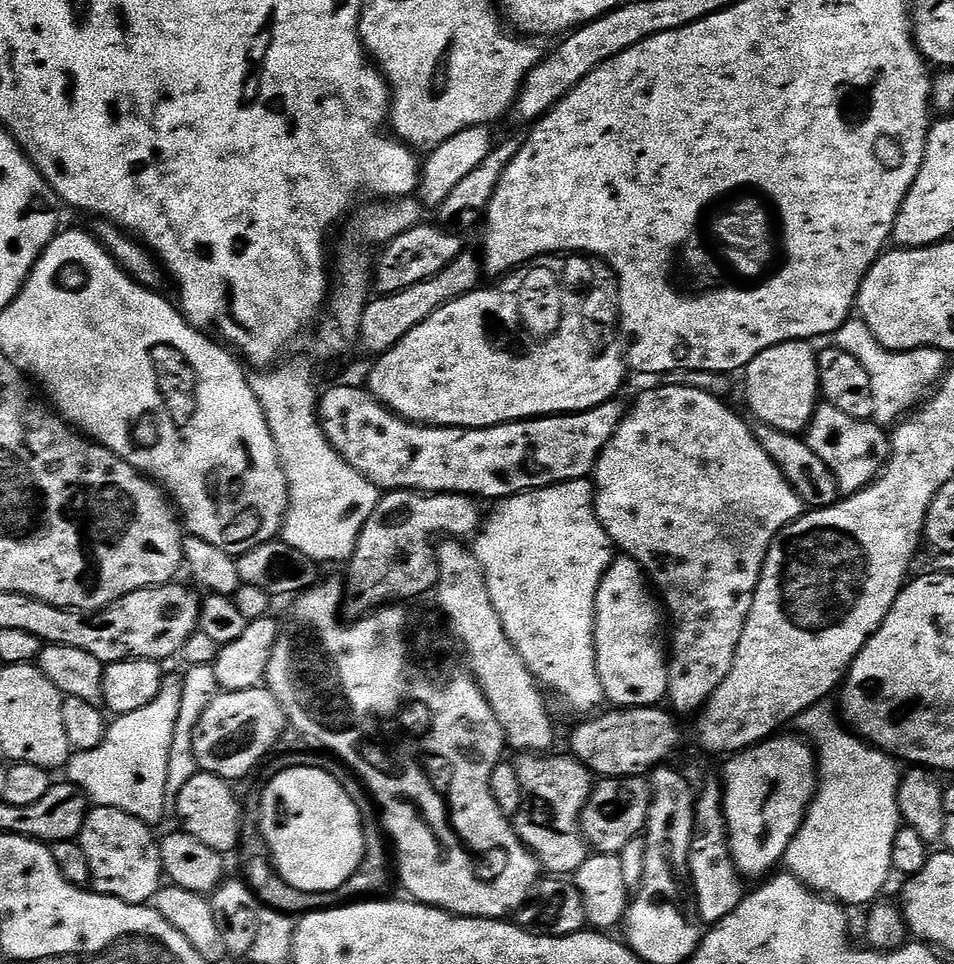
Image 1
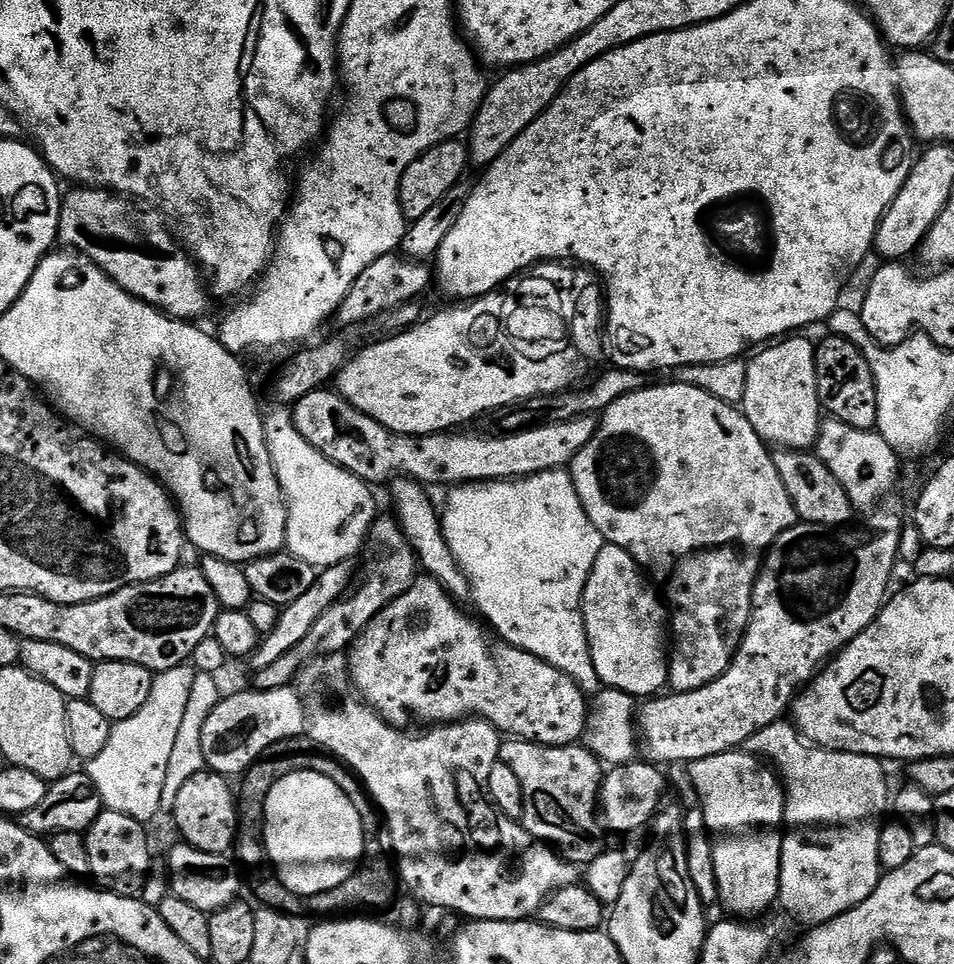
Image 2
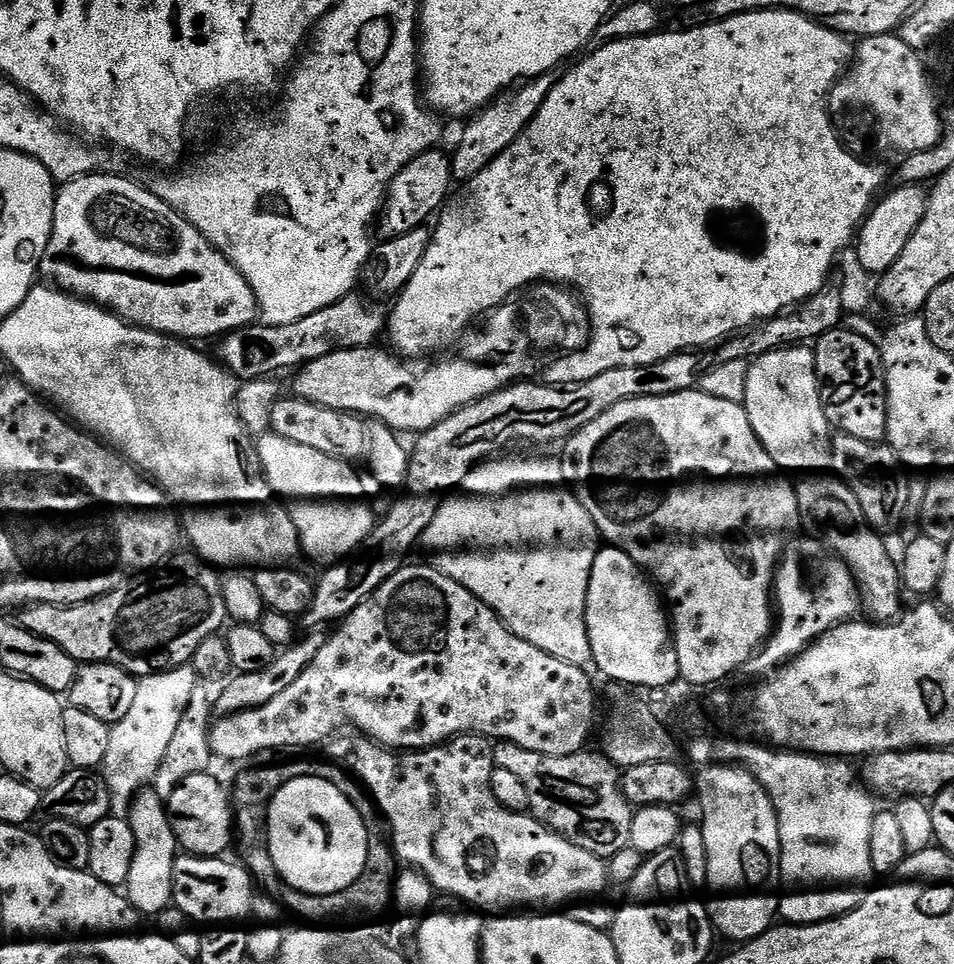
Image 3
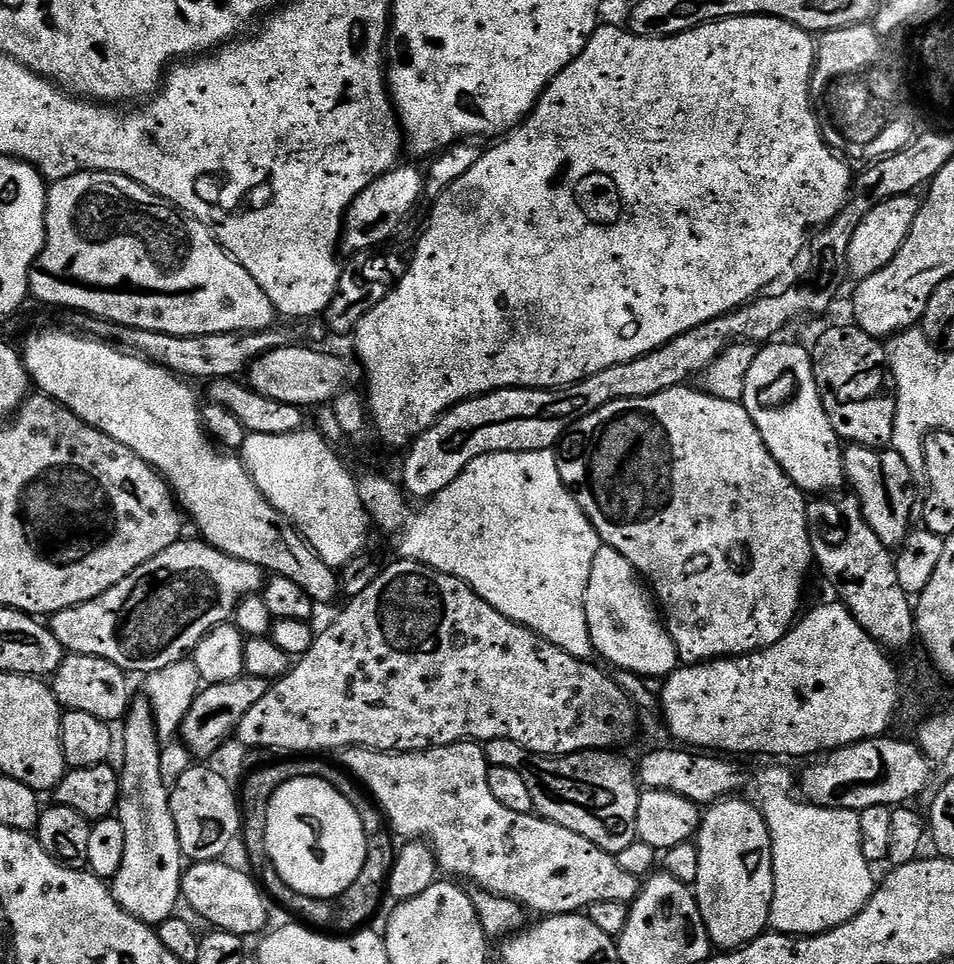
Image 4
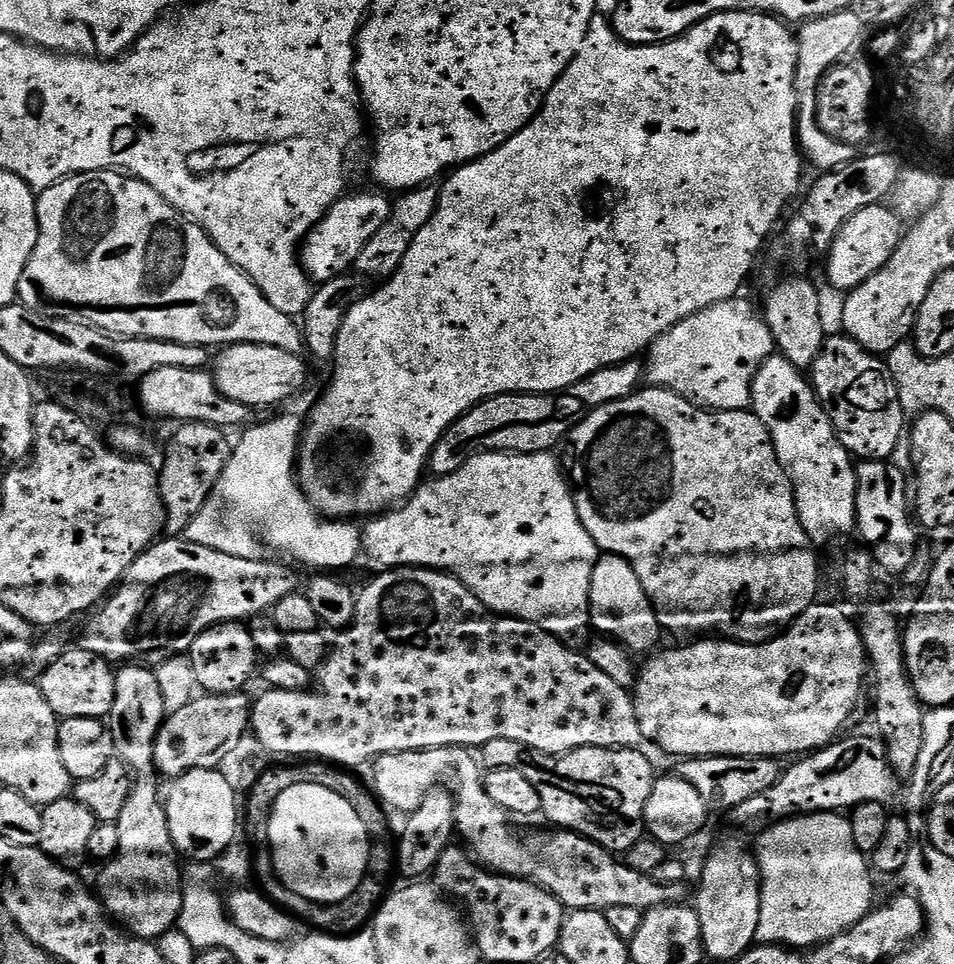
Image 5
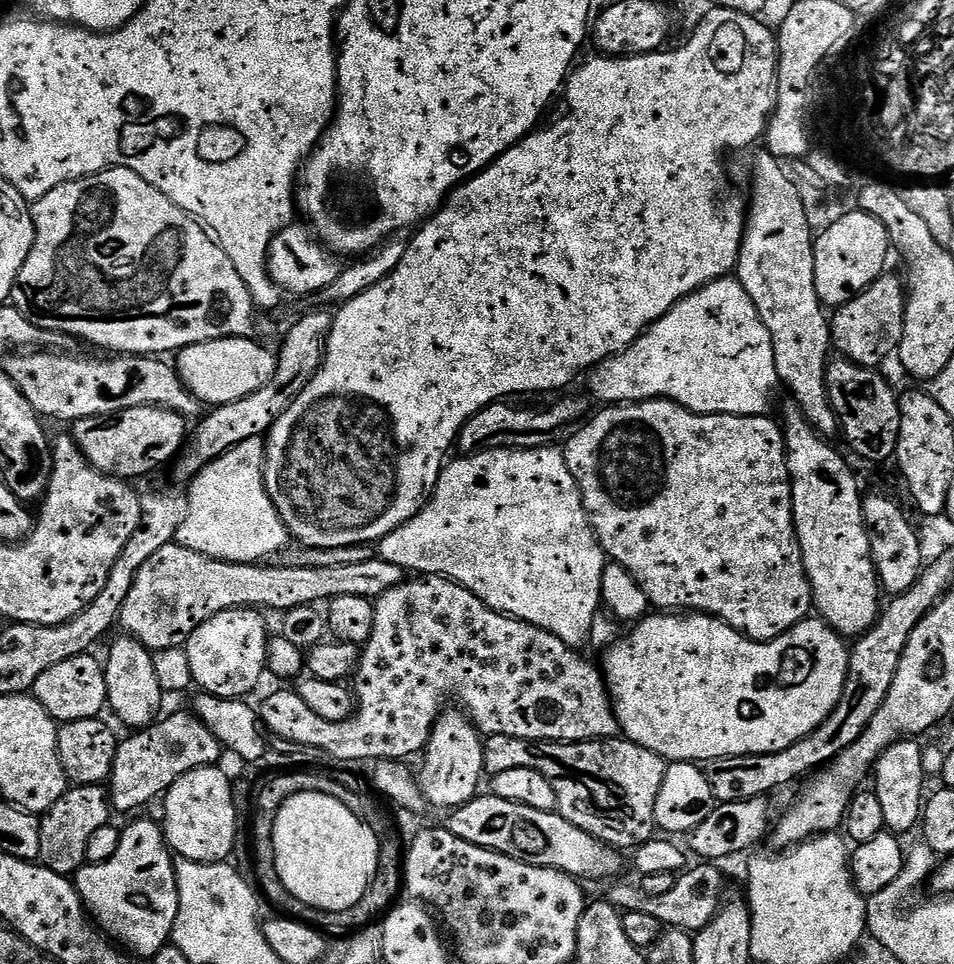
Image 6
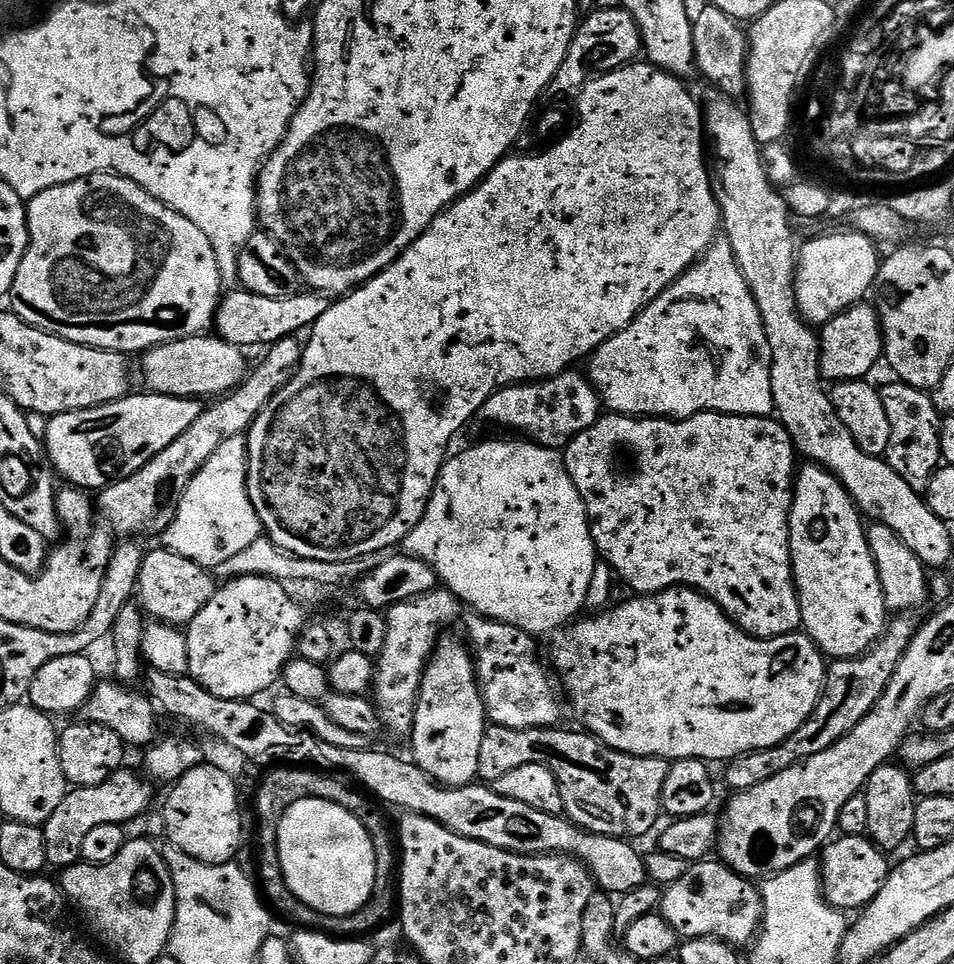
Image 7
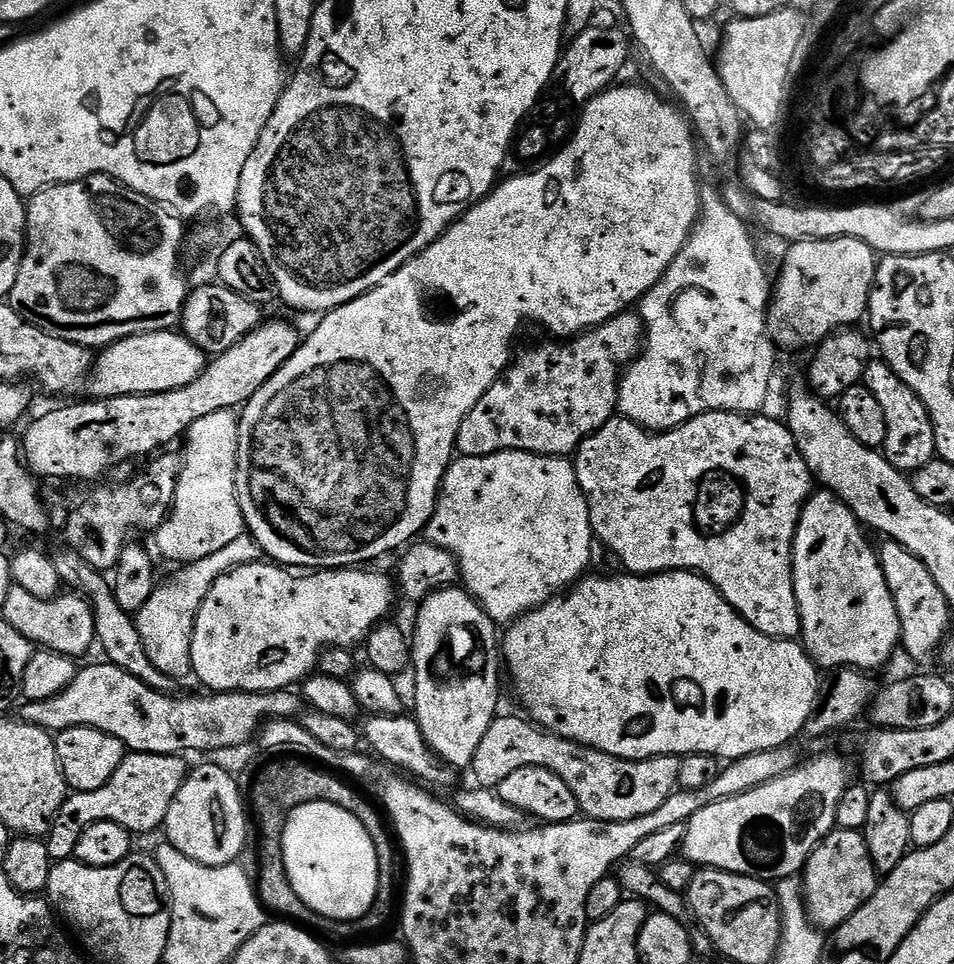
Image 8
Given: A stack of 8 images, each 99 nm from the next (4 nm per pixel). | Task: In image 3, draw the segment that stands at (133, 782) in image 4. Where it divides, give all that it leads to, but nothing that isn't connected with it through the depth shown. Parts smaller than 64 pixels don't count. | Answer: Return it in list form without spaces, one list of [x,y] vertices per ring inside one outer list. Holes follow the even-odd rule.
[[[141,790],[130,801],[132,809],[126,812],[128,825],[134,830],[134,863],[130,868],[130,878],[126,885],[128,903],[133,904],[137,912],[145,917],[159,917],[165,908],[172,904],[172,883],[174,882],[174,862],[178,855],[176,835],[172,829],[172,817],[168,815],[168,805],[155,790]]]

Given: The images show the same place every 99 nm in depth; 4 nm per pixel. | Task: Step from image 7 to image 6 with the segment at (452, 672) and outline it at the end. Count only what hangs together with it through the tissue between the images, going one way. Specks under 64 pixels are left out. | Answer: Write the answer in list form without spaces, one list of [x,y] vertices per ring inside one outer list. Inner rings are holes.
[[[445,710],[436,720],[428,745],[424,748],[424,765],[418,768],[420,789],[425,801],[436,808],[451,810],[470,802],[481,791],[480,776],[484,770],[484,740],[463,711]]]

